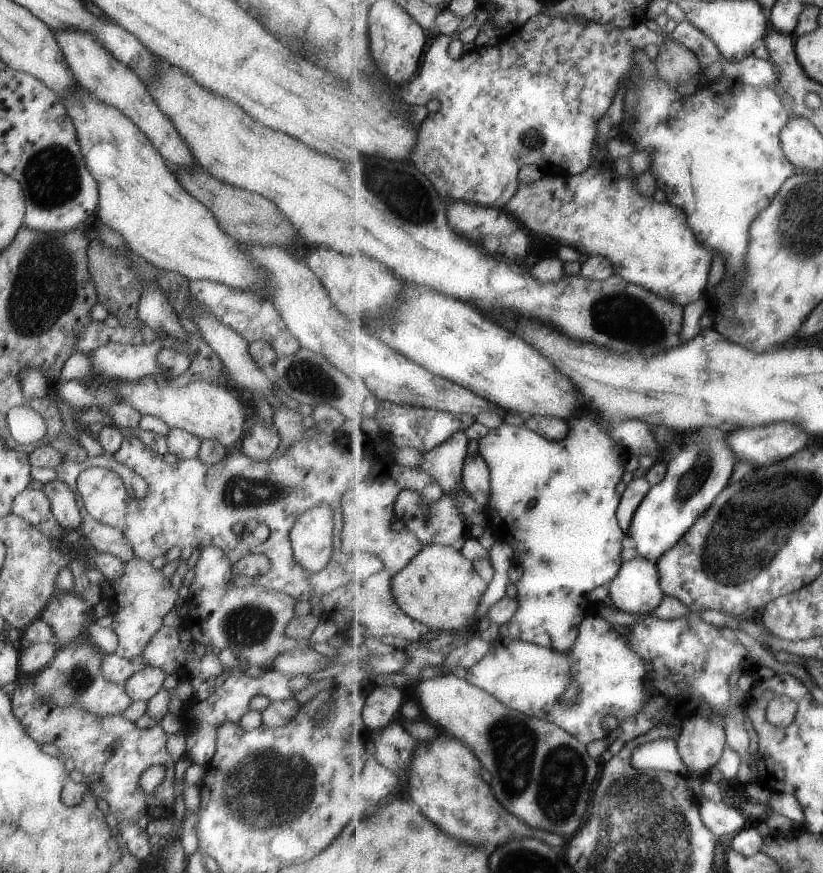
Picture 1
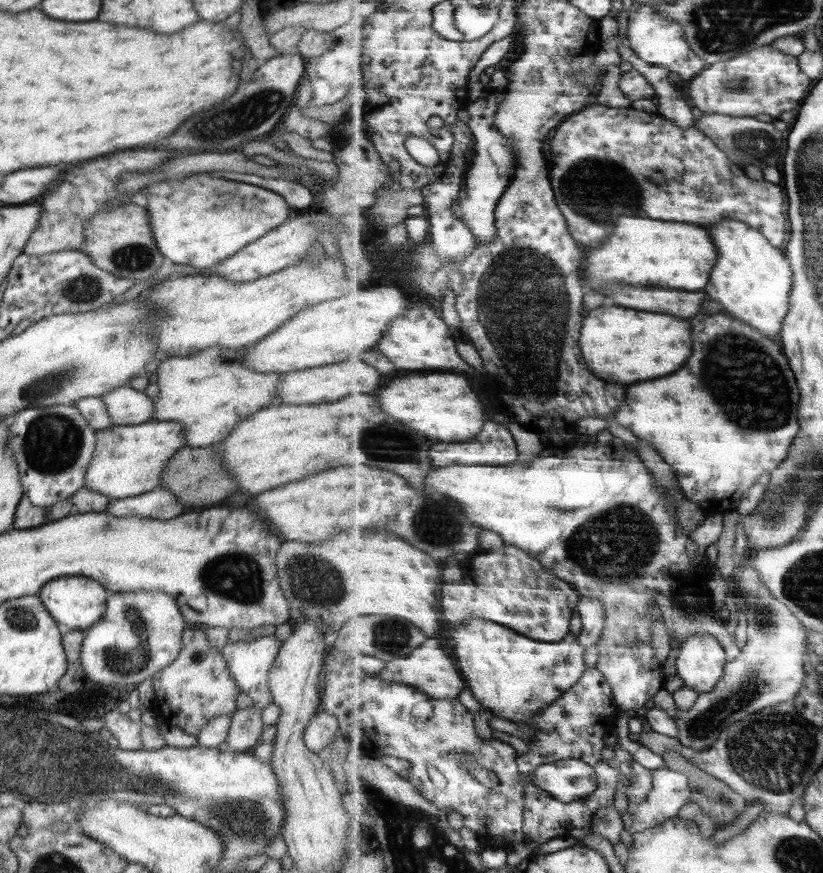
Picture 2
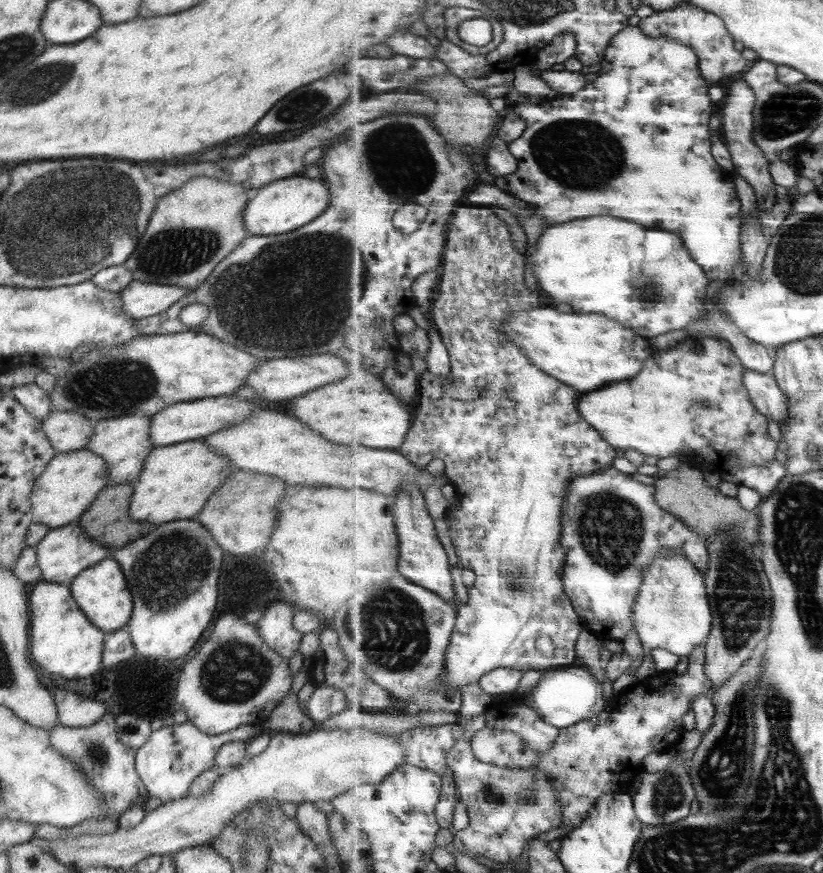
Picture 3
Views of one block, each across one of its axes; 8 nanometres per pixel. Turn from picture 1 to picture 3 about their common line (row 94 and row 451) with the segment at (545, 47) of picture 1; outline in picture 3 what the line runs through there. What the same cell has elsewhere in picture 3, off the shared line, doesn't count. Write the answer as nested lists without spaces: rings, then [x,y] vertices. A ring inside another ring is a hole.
[[[468,204],[455,208],[455,213],[451,215],[449,222],[446,251],[440,268],[442,273],[440,291],[435,296],[434,307],[432,308],[434,323],[442,334],[442,341],[447,346],[451,356],[451,372],[447,376],[436,375],[427,368],[420,375],[420,394],[415,407],[415,424],[412,425],[413,428],[407,436],[407,444],[401,448],[403,456],[421,468],[426,468],[433,458],[440,458],[445,463],[446,476],[451,480],[451,484],[455,487],[456,496],[461,502],[461,510],[456,514],[451,513],[451,536],[453,536],[456,556],[461,566],[471,570],[476,575],[476,582],[471,588],[468,588],[466,603],[461,603],[459,606],[458,620],[453,635],[451,635],[451,644],[447,649],[444,668],[444,672],[446,672],[444,684],[452,688],[459,688],[461,692],[468,684],[478,682],[488,672],[497,670],[497,668],[517,668],[523,672],[527,672],[527,670],[544,672],[559,666],[568,667],[573,662],[579,661],[575,655],[575,644],[577,644],[579,634],[586,627],[570,596],[567,596],[565,584],[563,584],[567,559],[566,548],[562,543],[564,502],[566,502],[570,482],[574,478],[589,476],[601,468],[609,468],[617,456],[615,447],[607,444],[607,441],[601,436],[602,433],[581,418],[579,398],[577,398],[575,389],[571,386],[565,386],[562,380],[557,380],[539,368],[539,365],[536,365],[527,356],[525,350],[514,343],[502,329],[515,312],[523,312],[541,306],[539,290],[529,288],[525,282],[526,259],[525,254],[517,252],[515,242],[513,242],[513,234],[509,232],[507,224],[503,223],[497,214],[493,214],[492,207],[475,207]]]

